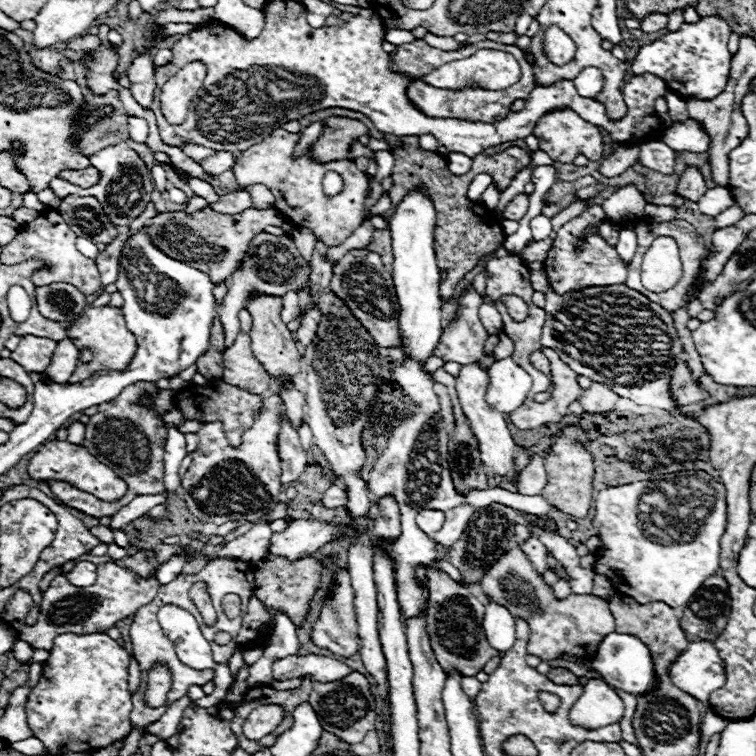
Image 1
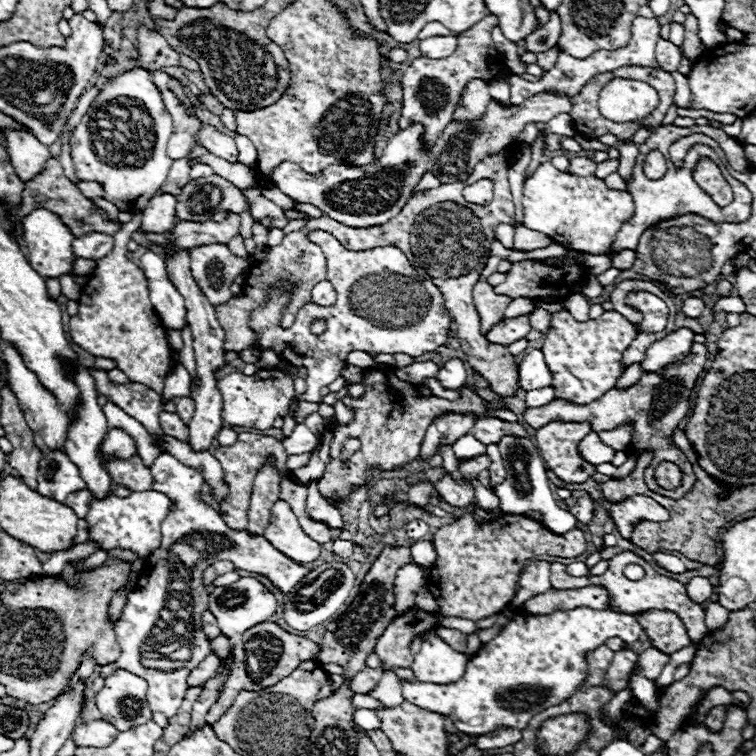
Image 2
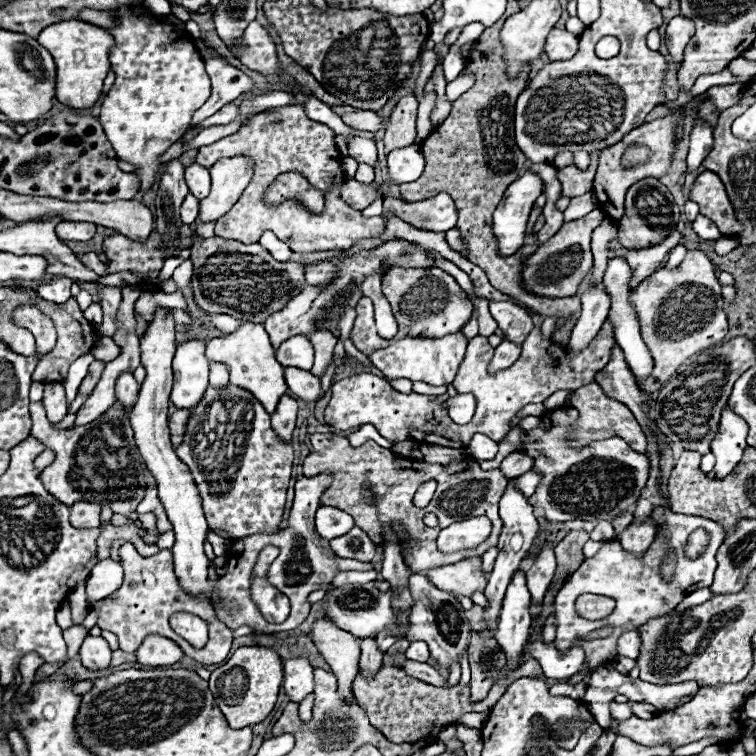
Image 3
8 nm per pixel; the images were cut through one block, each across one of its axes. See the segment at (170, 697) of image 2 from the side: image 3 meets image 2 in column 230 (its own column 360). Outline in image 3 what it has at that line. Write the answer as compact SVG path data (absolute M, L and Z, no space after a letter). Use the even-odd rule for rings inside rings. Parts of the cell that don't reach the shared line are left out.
M354 526L348 534L330 540L330 546L340 558L374 558L376 552L374 542L358 526Z

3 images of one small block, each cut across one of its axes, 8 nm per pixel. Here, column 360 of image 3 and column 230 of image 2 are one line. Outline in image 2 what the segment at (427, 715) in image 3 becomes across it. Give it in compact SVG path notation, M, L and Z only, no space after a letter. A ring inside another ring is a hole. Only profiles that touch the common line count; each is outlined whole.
M260 622L260 626L252 626L252 630L246 630L240 638L240 642L234 648L234 666L230 672L230 678L218 698L218 702L208 710L206 722L214 724L220 720L220 716L232 706L234 698L238 696L240 690L250 690L250 692L260 692L268 686L274 686L282 678L290 676L302 662L306 660L318 660L320 654L320 644L288 634L274 622Z

